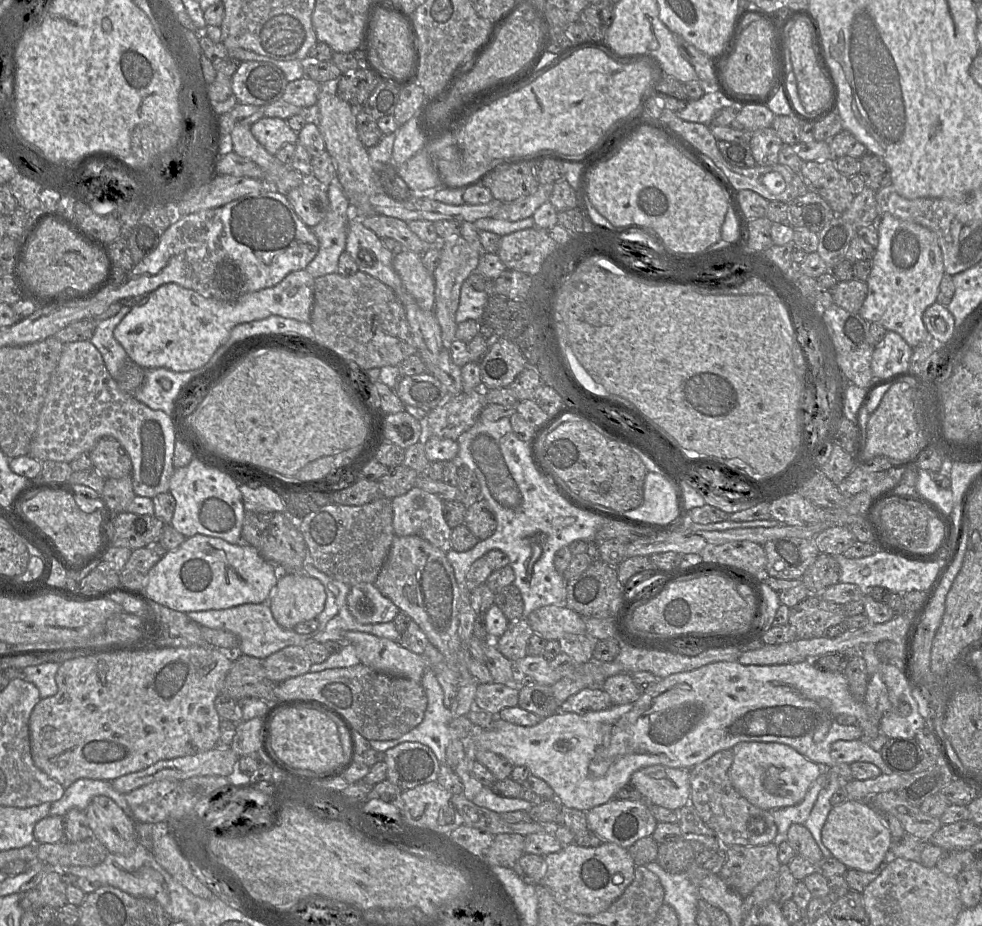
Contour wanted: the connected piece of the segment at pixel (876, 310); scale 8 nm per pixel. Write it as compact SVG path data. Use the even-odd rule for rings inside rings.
M891 214L882 215L877 225L879 244L866 280L867 294L857 313L867 322L878 322L885 330L898 333L911 348L921 342L931 342L933 338L925 328L922 314L936 302L945 274L938 237L922 225Z

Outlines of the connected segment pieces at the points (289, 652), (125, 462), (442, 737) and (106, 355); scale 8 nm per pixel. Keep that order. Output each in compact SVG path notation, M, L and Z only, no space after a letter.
M287 646L263 660L266 677L275 684L310 672L312 662L304 647Z
M101 437L90 450L93 467L104 478L122 478L132 472L131 459L114 437Z
M429 667L424 672L420 681L427 697L427 708L423 721L415 728L405 733L401 737L387 741L369 741L371 749L385 753L387 750L396 747L404 742L417 742L431 749L440 764L445 764L446 748L452 739L466 741L470 745L472 728L475 726L466 716L454 718L451 711L443 704L443 690L436 678L435 673Z
M130 306L122 307L116 315L97 323L97 327L90 339L91 343L100 352L104 364L114 380L128 358L126 351L114 337L114 329L131 309Z

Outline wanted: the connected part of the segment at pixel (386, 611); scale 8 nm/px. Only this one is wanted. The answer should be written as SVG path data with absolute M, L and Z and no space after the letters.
M373 583L351 586L347 607L351 615L362 624L391 622L400 611Z

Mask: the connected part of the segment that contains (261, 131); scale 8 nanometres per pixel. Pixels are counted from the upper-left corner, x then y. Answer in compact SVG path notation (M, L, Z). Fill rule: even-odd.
M262 117L250 126L255 139L271 155L275 155L285 144L296 144L298 132L293 131L286 120L276 117Z

